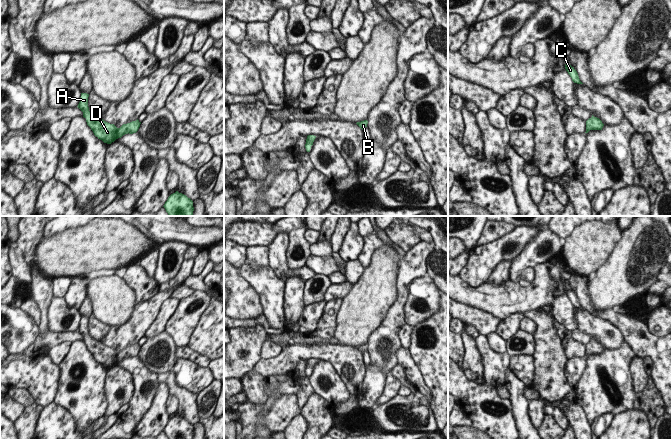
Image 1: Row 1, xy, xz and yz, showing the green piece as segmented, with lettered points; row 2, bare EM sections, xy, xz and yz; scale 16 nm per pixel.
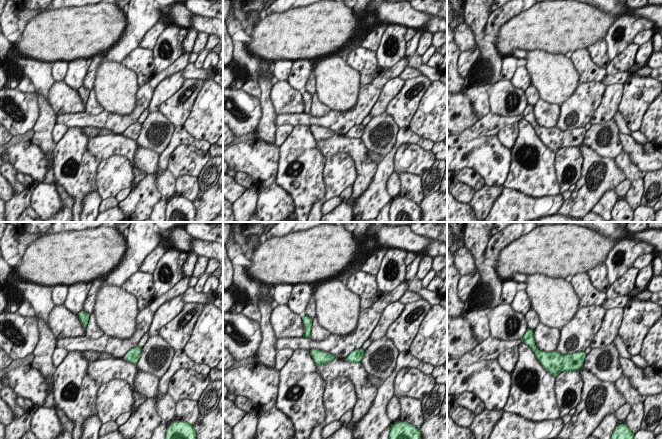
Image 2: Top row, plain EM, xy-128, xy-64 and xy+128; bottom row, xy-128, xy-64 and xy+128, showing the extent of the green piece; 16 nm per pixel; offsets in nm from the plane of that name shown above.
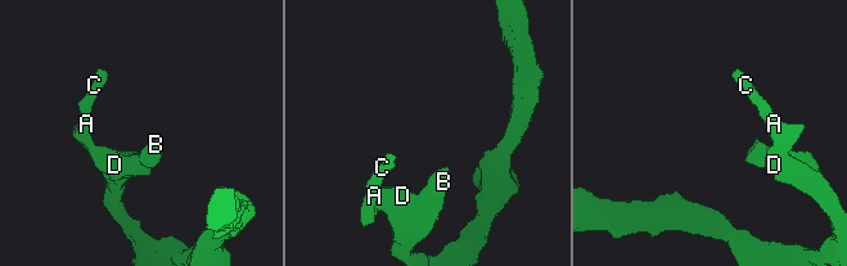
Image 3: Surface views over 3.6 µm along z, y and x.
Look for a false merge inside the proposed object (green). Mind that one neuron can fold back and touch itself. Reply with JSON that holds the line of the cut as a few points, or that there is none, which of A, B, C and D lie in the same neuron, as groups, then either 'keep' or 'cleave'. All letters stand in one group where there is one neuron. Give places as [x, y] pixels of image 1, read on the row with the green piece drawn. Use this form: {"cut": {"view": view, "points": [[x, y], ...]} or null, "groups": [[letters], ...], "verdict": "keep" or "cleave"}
{"cut": null, "groups": [["A", "B", "C", "D"]], "verdict": "keep"}

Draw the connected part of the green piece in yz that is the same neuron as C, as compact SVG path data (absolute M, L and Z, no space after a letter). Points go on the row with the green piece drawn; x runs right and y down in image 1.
M565 64L565 69L566 69L566 71L568 72L568 74L570 75L570 77L572 78L572 81L573 81L574 83L583 84L583 83L580 81L579 76L578 76L578 73L577 73L577 71L574 69L574 67L572 67L571 65Z

